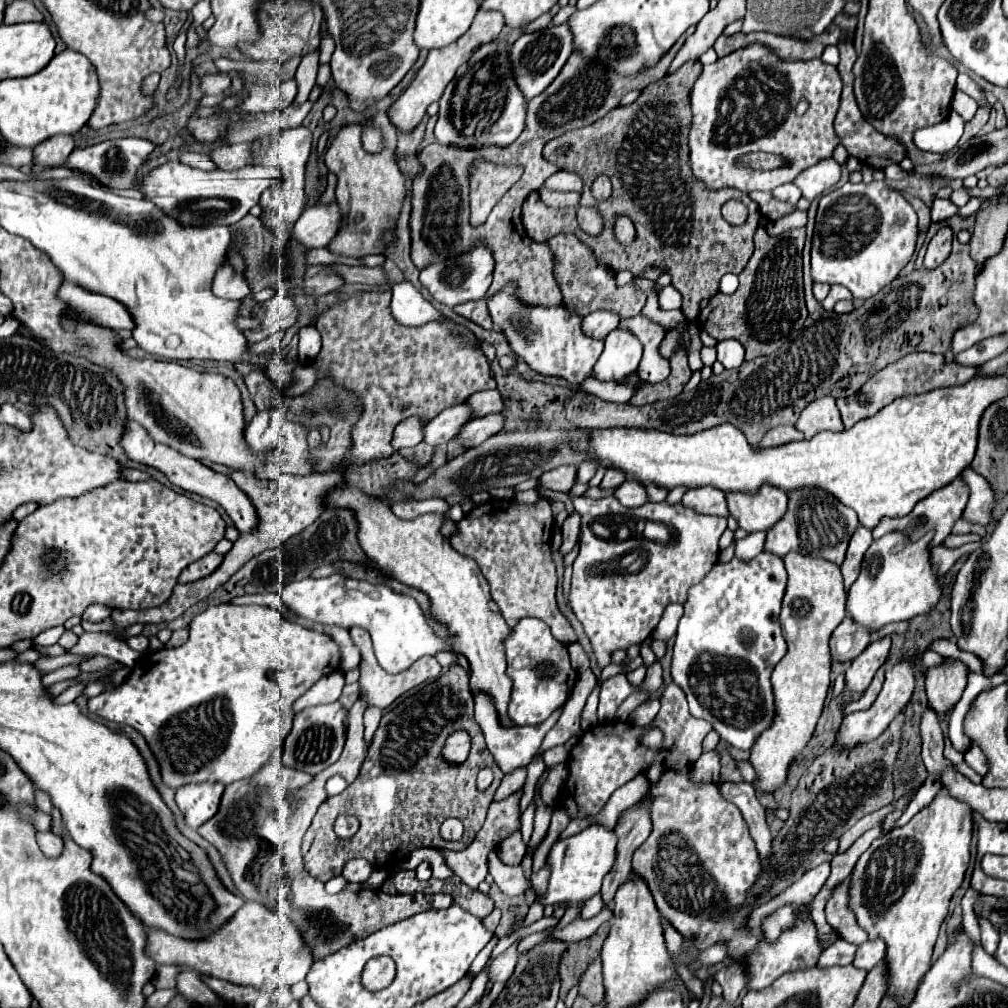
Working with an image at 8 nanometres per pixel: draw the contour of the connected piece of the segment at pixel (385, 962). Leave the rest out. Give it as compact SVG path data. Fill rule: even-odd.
M375 957L362 971L362 984L371 991L385 989L395 977L395 963L389 957Z

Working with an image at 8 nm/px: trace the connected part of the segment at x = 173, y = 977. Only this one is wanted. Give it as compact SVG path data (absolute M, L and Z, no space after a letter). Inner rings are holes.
M157 965L155 977L151 979L151 983L155 985L155 989L175 989L177 985L177 975L183 971L183 967L179 965Z

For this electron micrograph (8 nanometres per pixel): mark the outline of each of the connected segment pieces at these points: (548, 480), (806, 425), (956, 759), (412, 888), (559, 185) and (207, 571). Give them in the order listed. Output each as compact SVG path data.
M569 465L569 467L551 469L551 471L543 473L543 475L539 477L539 481L541 481L541 487L569 493L571 487L573 487L575 481L577 481L577 467L571 467L571 465Z
M821 397L815 399L811 405L807 405L807 409L801 413L799 421L795 423L795 427L799 431L803 431L805 439L811 439L813 435L817 435L819 431L843 431L843 423L839 417L839 409L835 407L833 397Z
M944 735L944 742L945 742L944 749L945 758L955 765L962 763L964 761L964 755L953 748L949 738L946 735Z
M399 871L399 873L395 873L389 879L395 883L397 893L417 893L417 891L425 891L425 883L417 881L415 871Z
M561 170L549 177L545 182L545 186L549 190L563 192L576 191L581 193L583 179L577 173Z
M211 551L209 555L205 555L205 557L201 557L199 561L191 563L191 565L181 573L179 583L191 583L191 581L197 581L197 579L201 579L201 577L211 575L211 573L221 565L221 561L223 561L223 555Z

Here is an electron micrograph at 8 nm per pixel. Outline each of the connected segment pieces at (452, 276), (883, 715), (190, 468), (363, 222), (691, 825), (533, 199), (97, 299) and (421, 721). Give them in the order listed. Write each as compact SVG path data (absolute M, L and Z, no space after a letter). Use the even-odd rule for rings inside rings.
M477 245L477 247L473 247L473 251L455 255L453 259L445 259L445 263L431 263L429 267L423 267L419 281L423 287L429 289L433 299L437 299L443 305L455 307L459 303L477 301L477 299L485 297L485 293L491 285L493 265L495 265L495 259L493 259L491 251L485 245Z
M901 661L901 663L893 665L893 667L889 667L887 673L885 673L885 683L883 683L883 689L881 689L877 701L871 705L871 709L859 711L859 713L851 713L851 715L847 715L843 719L837 743L845 747L845 745L855 745L857 741L877 739L887 729L891 719L903 711L903 707L907 705L907 701L913 695L913 687L915 687L915 675L913 675L913 667L911 667L909 661Z
M127 419L125 423L125 431L121 435L121 447L123 447L123 453L133 459L135 463L141 463L141 465L147 465L147 467L155 467L157 471L161 471L173 485L185 489L185 491L191 491L191 493L197 493L201 497L207 497L207 499L213 499L215 503L219 503L225 513L233 519L235 527L239 529L239 533L249 533L257 527L257 513L255 513L255 507L253 503L249 501L249 497L245 497L241 493L241 489L223 473L217 473L213 469L209 469L207 465L203 463L197 463L197 459L187 459L185 455L181 455L179 451L173 451L171 447L167 445L161 445L161 443L155 443L149 433L139 425L139 423L133 423L131 419Z
M387 113L375 115L375 125L383 129L387 149L371 155L361 145L361 125L343 127L337 137L331 141L331 147L325 155L325 163L331 173L337 175L337 189L335 197L341 207L341 229L337 237L327 247L329 251L337 255L347 257L365 257L365 255L379 255L385 253L385 235L395 229L397 219L403 209L403 201L407 197L405 179L399 173L395 161L393 161L393 147L397 145L395 129L389 123Z
M669 683L669 685L665 687L665 691L663 691L663 695L661 695L659 701L661 701L661 709L659 709L659 713L657 713L657 719L647 725L647 727L659 727L659 729L661 729L661 733L663 733L663 745L661 745L659 749L649 749L649 747L645 747L645 745L641 743L641 737L645 735L647 727L637 727L635 723L629 723L629 721L615 721L615 719L603 721L603 723L599 723L599 725L587 729L587 731L581 735L581 739L579 739L579 741L575 743L575 747L571 749L571 755L569 755L569 761L567 761L569 775L567 775L567 781L565 781L565 789L563 789L561 797L559 797L559 807L563 807L563 809L567 811L567 815L569 815L569 811L573 811L573 813L577 815L577 817L569 817L571 821L573 821L573 819L593 819L593 821L595 821L597 815L603 811L605 803L609 801L609 797L613 795L613 791L619 789L621 785L625 785L627 781L635 779L639 773L643 773L643 775L647 777L647 781L649 781L649 791L647 791L645 799L651 801L651 823L653 823L653 829L651 829L649 841L645 841L645 843L643 843L641 847L637 847L637 851L633 853L633 869L631 869L631 871L633 871L635 875L639 875L641 879L647 881L647 887L649 887L649 891L651 891L651 895L653 895L653 899L655 899L655 905L657 905L659 913L661 913L661 915L671 923L671 927L675 927L683 937L693 937L693 939L695 939L695 947L697 947L699 951L705 951L707 947L725 941L725 945L727 945L727 959L737 959L737 957L741 957L741 955L749 955L749 951L753 951L753 947L757 947L757 935L753 935L753 931L747 929L747 917L749 917L751 911L753 911L753 903L747 903L747 893L751 891L753 883L755 883L755 881L759 879L759 875L761 875L761 861L759 861L759 855L757 855L757 849L755 849L755 841L753 841L751 835L749 835L749 827L747 827L747 823L745 823L741 811L721 795L721 791L719 791L719 787L717 787L715 783L695 783L695 781L691 779L691 769L693 769L695 761L697 761L699 755L701 755L701 741L703 741L703 737L713 729L711 723L707 723L707 721L703 721L703 719L695 719L695 717L689 713L689 705L687 705L685 693L683 693L681 687L677 687L675 683Z
M531 191L531 195L525 199L521 219L527 229L527 235L533 241L547 241L557 233L573 233L589 245L589 235L583 233L577 223L577 209L551 209L541 201L537 191Z
M65 281L57 293L61 299L65 299L69 303L69 307L77 313L77 317L87 319L87 321L95 321L103 327L109 327L113 331L119 329L133 329L135 323L129 315L129 311L115 299L105 297L105 295L97 295L97 293L89 293L69 281Z
M451 665L445 675L423 685L417 693L391 705L383 713L359 777L343 793L329 797L307 829L303 837L305 869L309 875L325 883L331 877L341 875L345 863L355 857L391 869L409 851L419 847L463 851L483 827L501 779L503 771L497 767L493 755L489 755L483 733L473 717L469 673L461 665ZM459 729L465 729L471 735L471 755L463 765L449 765L441 759L441 749L447 735ZM487 765L493 769L495 779L487 791L477 791L477 773ZM341 813L351 813L361 823L351 839L339 839L333 831L333 823ZM447 817L463 821L465 833L459 841L441 839L439 827Z

